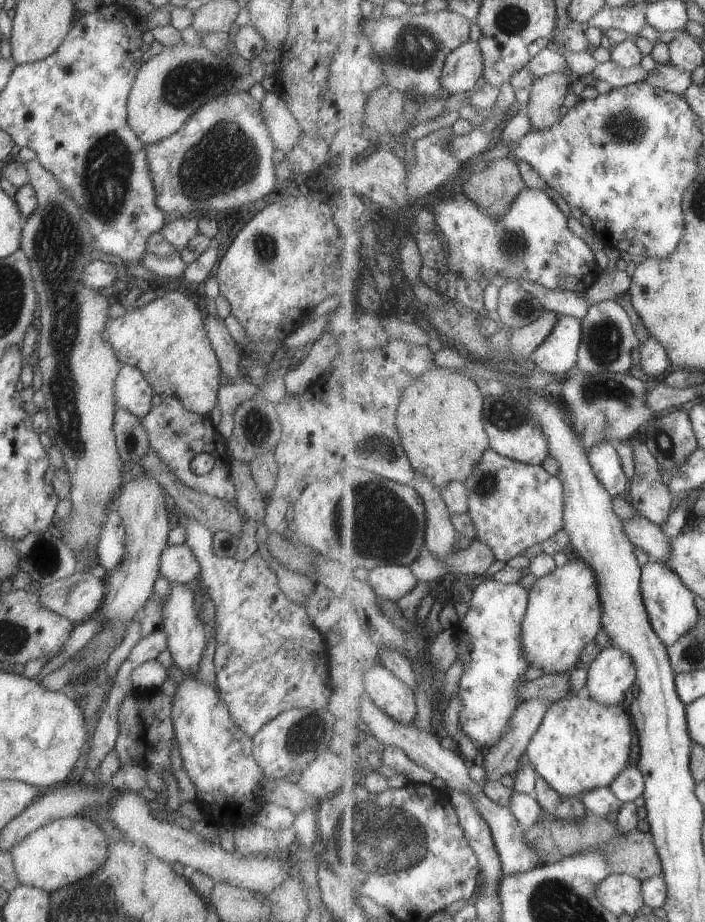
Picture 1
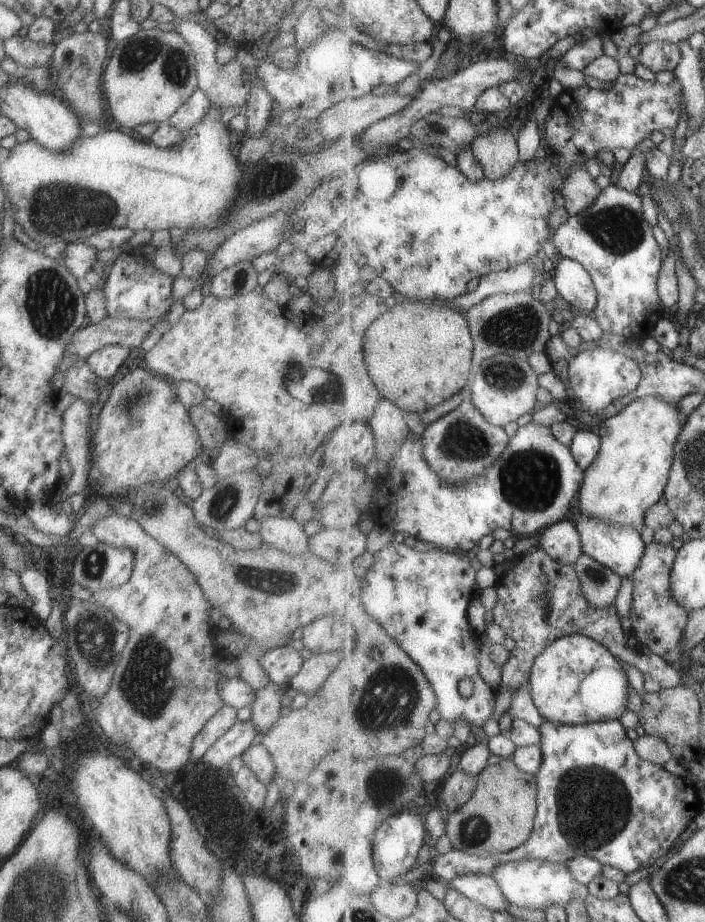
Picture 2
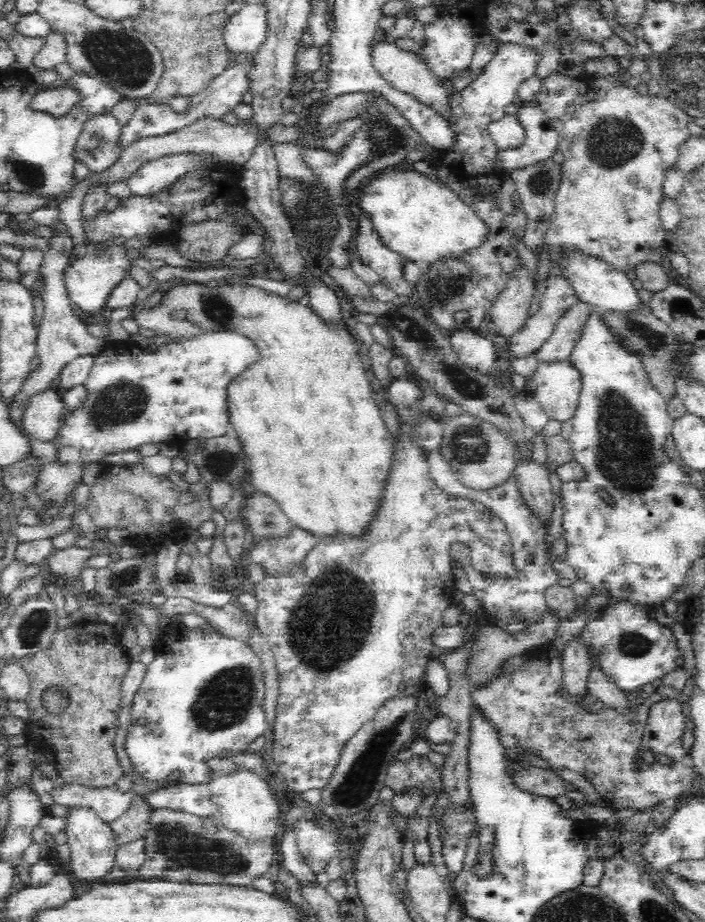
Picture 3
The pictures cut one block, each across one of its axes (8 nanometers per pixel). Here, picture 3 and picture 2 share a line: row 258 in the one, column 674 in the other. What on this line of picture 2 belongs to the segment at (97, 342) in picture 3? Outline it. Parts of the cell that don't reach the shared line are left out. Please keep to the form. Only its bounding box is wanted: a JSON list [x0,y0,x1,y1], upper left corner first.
[636,41,682,73]

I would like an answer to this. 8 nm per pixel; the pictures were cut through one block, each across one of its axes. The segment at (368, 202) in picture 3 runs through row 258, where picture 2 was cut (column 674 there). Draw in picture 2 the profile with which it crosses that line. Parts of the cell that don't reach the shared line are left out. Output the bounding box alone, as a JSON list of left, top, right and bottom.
[578,395,685,530]

